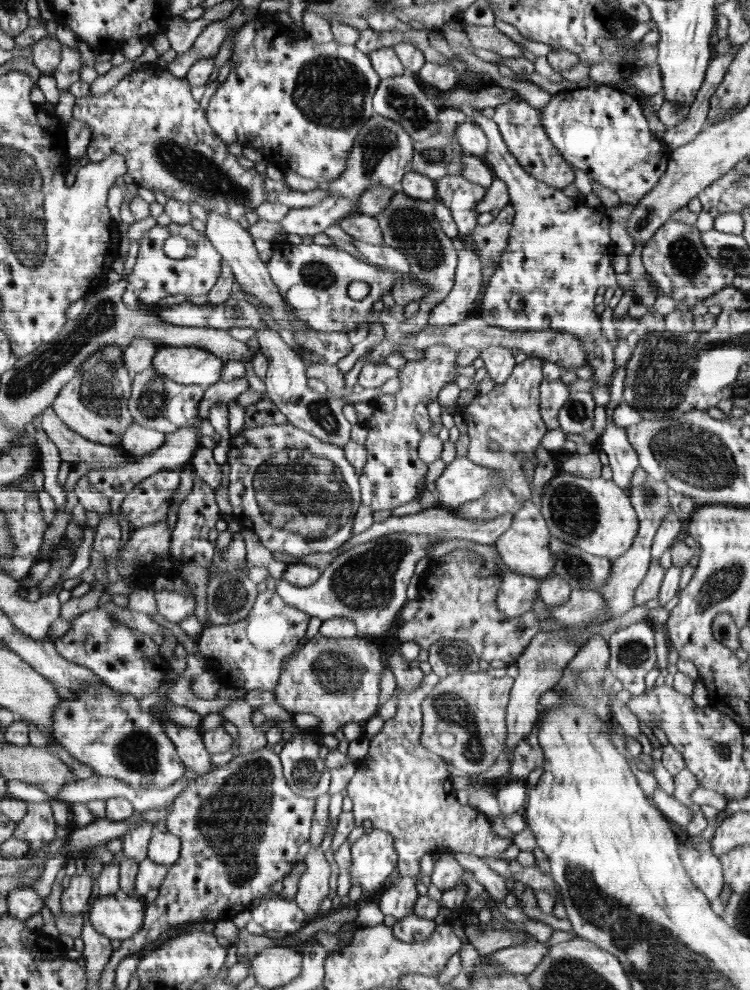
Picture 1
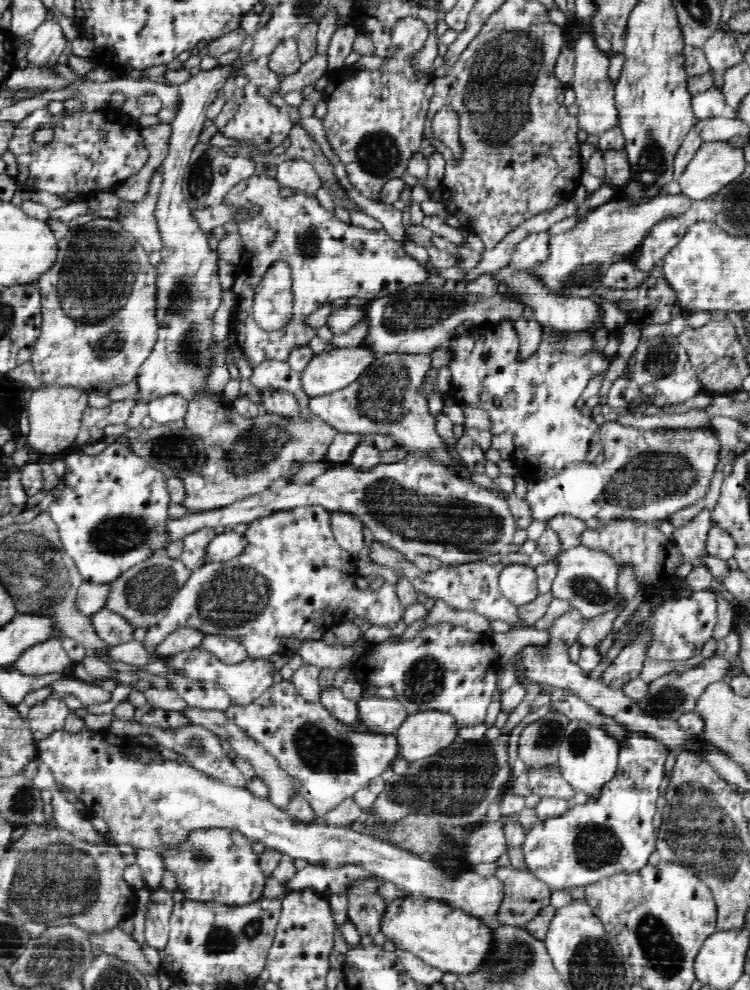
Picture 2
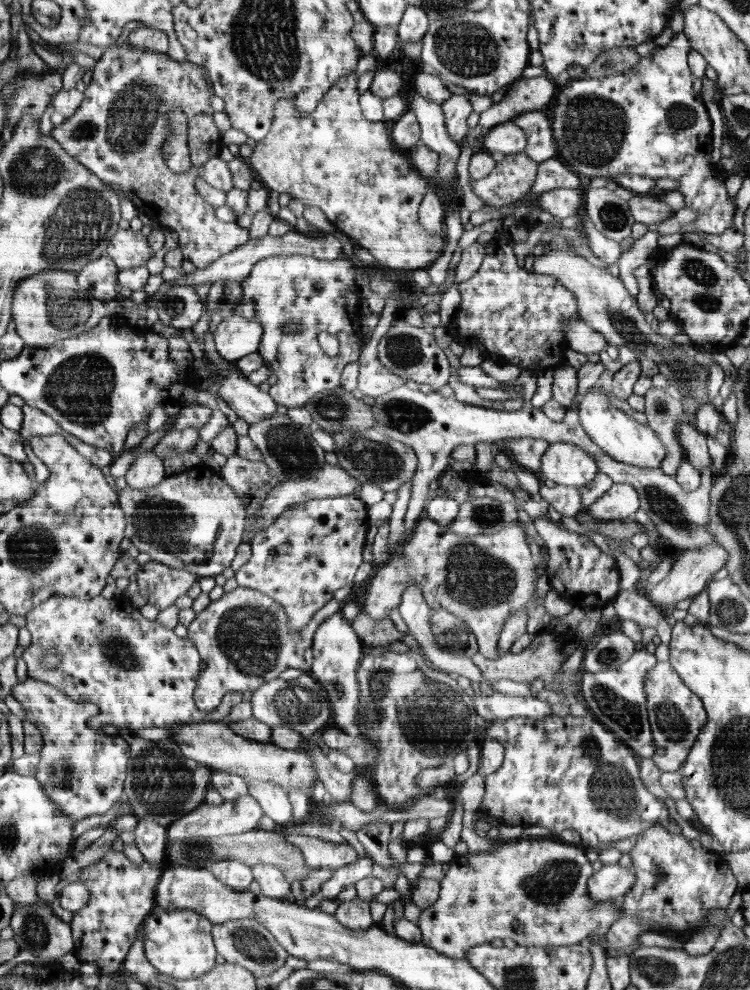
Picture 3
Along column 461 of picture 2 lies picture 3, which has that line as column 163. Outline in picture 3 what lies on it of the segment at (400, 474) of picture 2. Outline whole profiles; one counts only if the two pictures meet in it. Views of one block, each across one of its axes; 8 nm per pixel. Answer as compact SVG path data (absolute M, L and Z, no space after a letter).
M183 469L179 473L167 475L156 485L148 489L132 488L126 485L120 492L120 507L127 514L127 539L139 552L150 555L152 561L195 573L198 578L217 577L222 574L230 562L238 546L242 544L242 530L246 524L246 506L239 500L236 492L220 492L222 486L210 484L210 474L202 474L198 470Z

